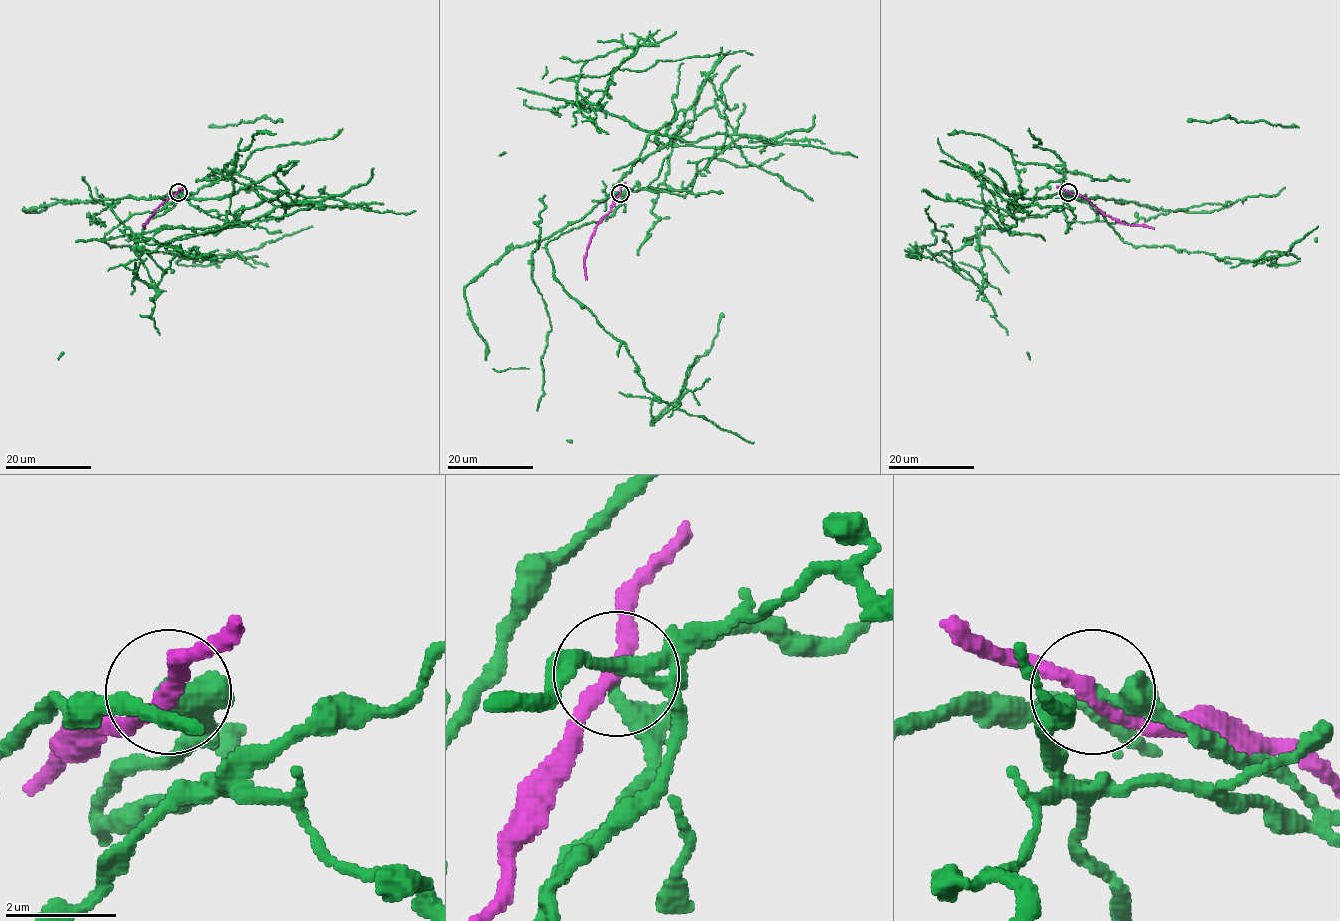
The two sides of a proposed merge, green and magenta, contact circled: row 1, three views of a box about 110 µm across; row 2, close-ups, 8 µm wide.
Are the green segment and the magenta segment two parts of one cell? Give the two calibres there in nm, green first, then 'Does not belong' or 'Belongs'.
Thickness 300 nm (green) against 280 nm. Does not belong

